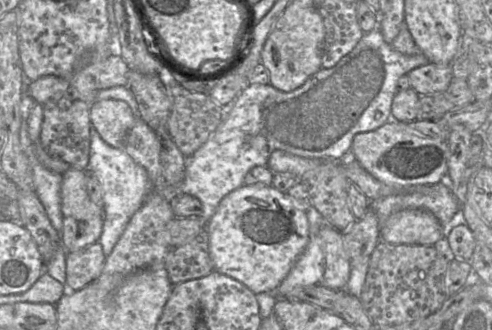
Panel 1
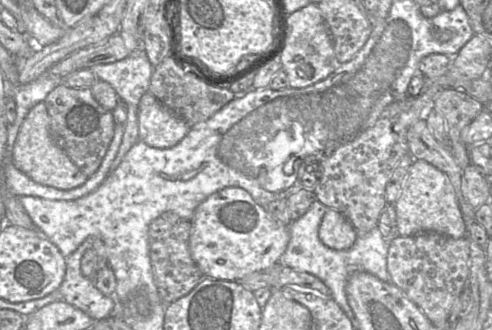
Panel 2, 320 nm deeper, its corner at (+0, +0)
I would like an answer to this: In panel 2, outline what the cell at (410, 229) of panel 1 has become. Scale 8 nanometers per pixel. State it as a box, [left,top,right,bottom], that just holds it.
[394,160,468,239]

